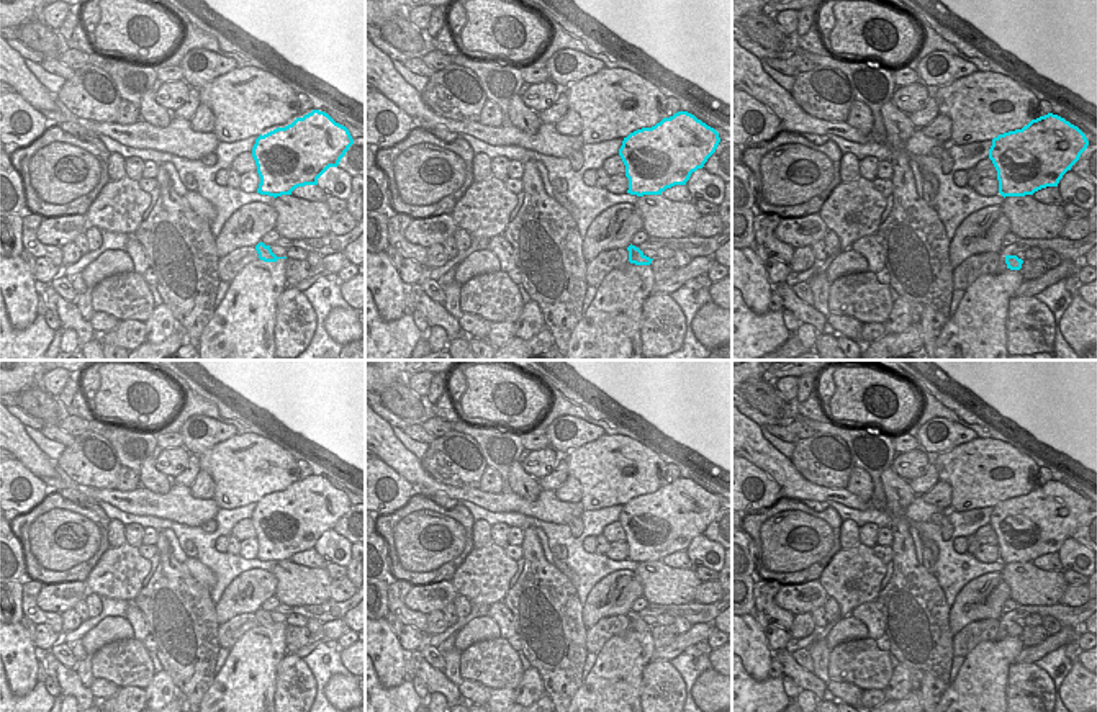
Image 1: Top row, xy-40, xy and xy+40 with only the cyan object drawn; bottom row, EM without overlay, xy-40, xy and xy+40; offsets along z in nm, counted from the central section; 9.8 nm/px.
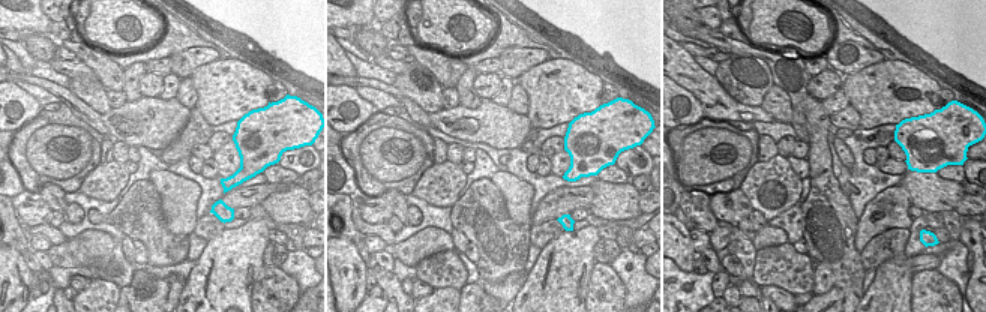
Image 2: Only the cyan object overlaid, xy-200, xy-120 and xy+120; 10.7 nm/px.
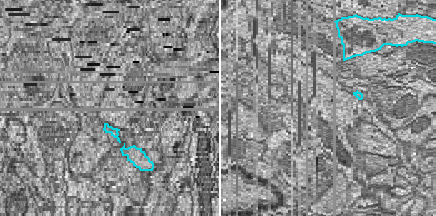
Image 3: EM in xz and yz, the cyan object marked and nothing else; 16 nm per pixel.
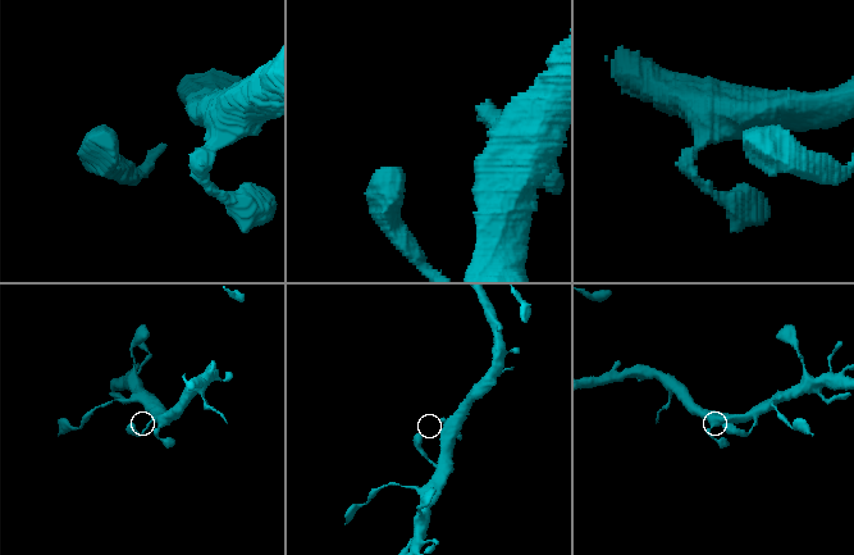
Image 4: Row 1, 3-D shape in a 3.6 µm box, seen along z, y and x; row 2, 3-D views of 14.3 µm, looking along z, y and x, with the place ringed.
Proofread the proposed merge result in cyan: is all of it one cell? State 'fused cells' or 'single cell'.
single cell

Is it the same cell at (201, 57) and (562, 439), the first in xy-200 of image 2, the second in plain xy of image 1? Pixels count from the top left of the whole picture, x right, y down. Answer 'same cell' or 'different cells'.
same cell

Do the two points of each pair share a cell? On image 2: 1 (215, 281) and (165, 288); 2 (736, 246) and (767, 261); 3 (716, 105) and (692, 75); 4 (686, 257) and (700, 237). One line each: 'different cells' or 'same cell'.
1: different cells
2: different cells
3: same cell
4: different cells

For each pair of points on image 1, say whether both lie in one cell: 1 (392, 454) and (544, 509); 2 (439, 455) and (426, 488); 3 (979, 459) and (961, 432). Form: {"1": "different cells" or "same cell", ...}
{"1": "same cell", "2": "different cells", "3": "different cells"}

